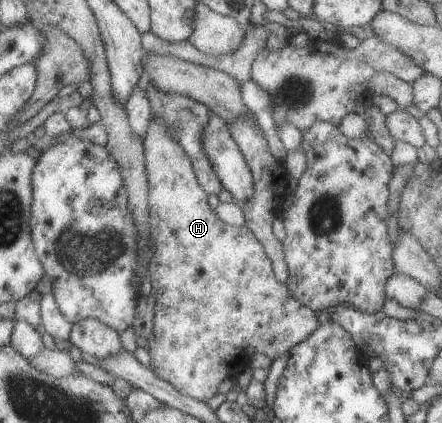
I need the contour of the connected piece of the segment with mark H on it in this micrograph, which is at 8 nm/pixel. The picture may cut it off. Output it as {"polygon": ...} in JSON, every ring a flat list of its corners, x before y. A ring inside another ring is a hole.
{"polygon":[[152,117,147,125,147,131,143,138,142,147,144,150,145,159,145,173,147,179,147,203,149,215,149,234,151,249,153,249,153,257,149,261,147,267,146,287,150,289,151,295,155,297,154,321,153,329,149,333,147,340,147,352,150,354,150,371,153,371,159,379,169,383,180,395,185,395,193,399,206,402,213,395,217,394,217,387,226,378,236,378,247,367,251,355,253,353,260,353,265,355,269,360,275,360,281,357,283,353,287,353,297,343,307,339,317,327,317,314,313,311,303,307,291,297,291,293,287,291,285,283,280,283,275,279,272,271,271,261,267,258,263,251,263,247,259,241,251,234,247,227,234,227,223,224,223,221,217,217,215,211,209,207,207,203,207,194,199,186,194,175,191,161,183,152,183,149,173,141,172,128,168,124,169,120,159,119,159,117]]}

